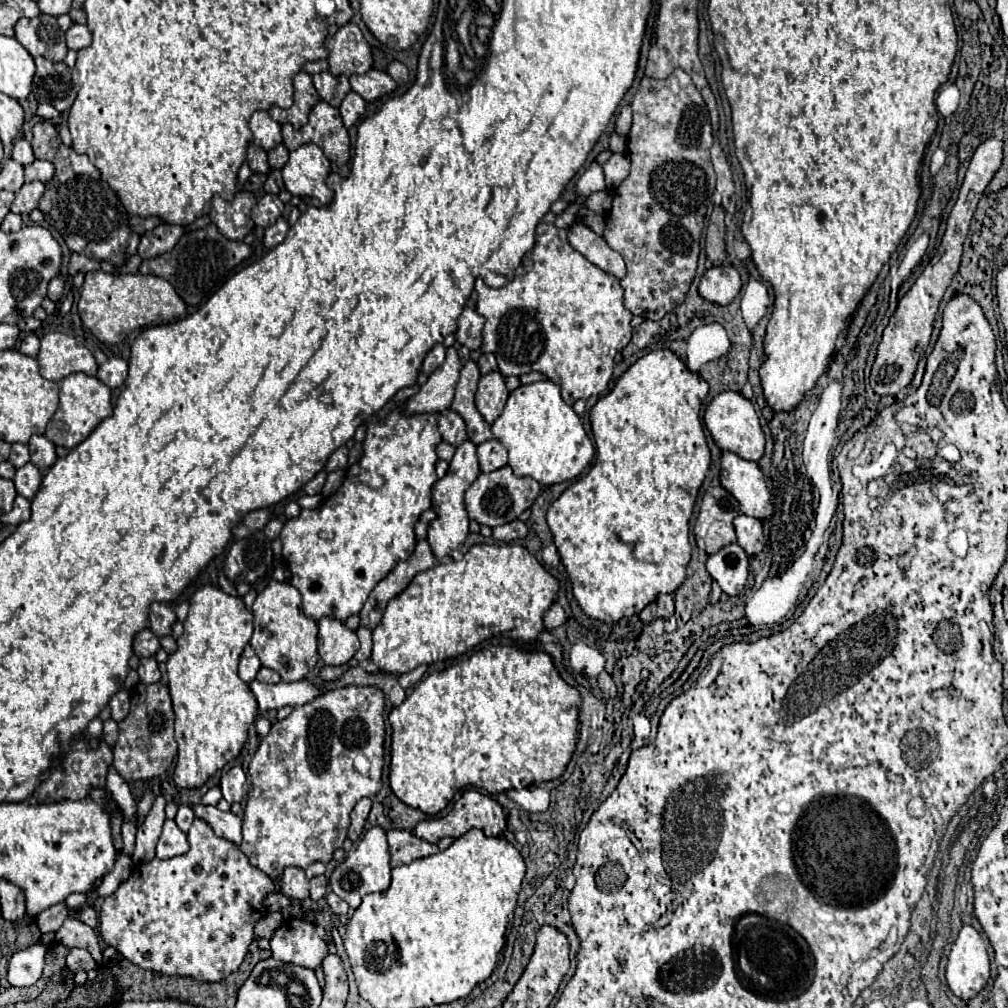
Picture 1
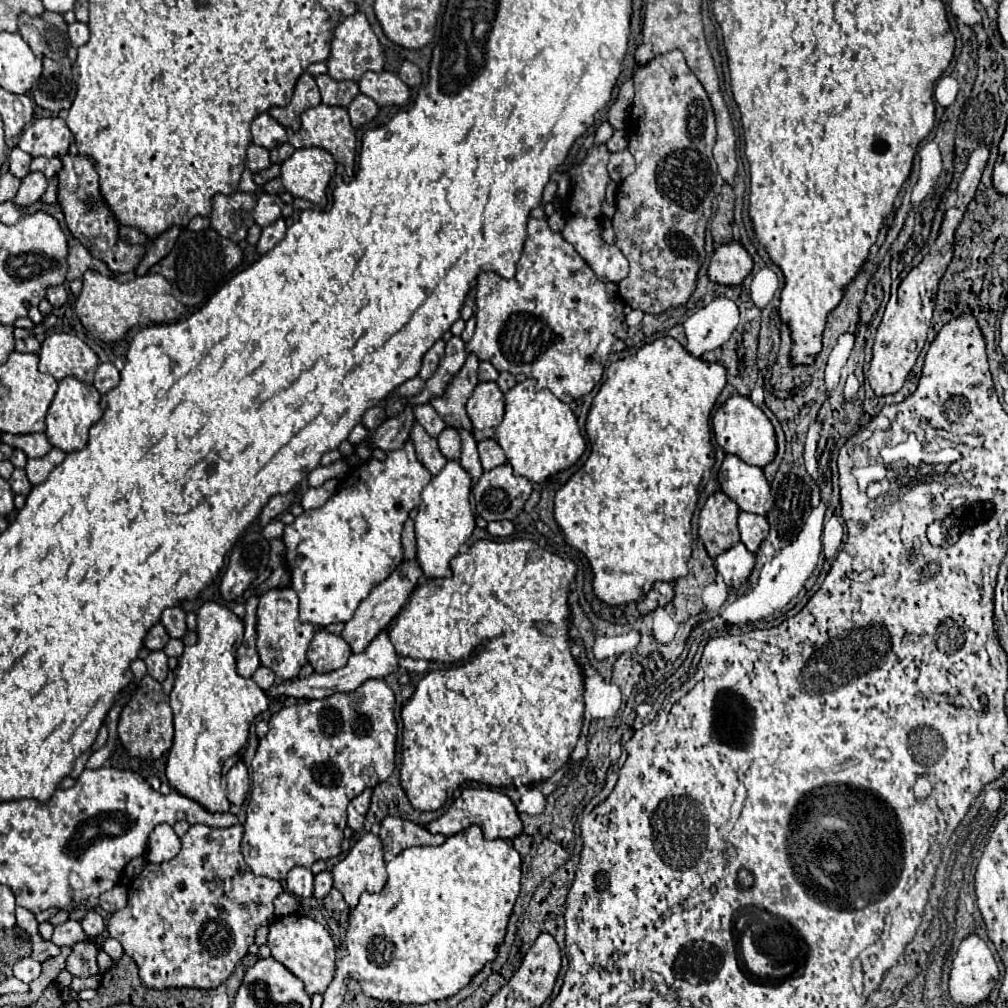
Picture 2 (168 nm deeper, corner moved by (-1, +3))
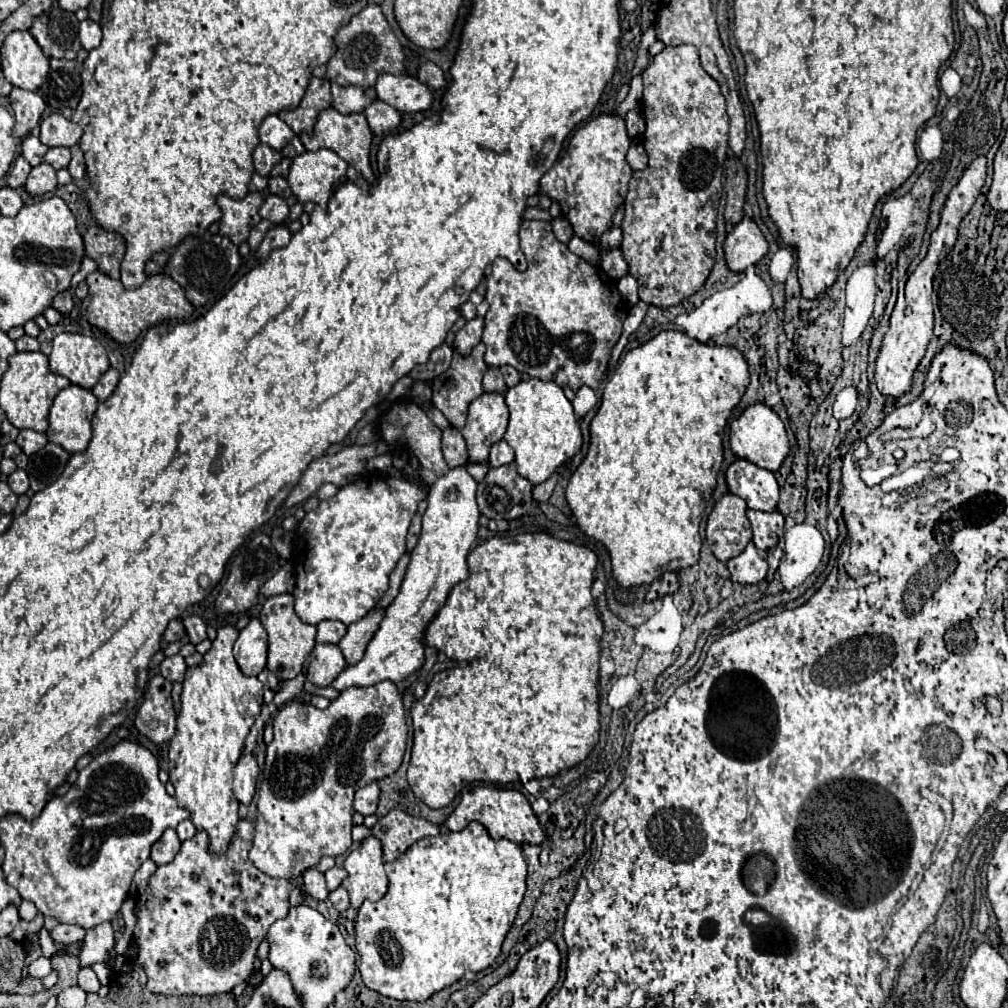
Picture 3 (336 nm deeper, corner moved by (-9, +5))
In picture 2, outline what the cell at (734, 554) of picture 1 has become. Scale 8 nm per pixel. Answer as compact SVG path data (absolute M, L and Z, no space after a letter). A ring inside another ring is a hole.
M741 542L715 558L715 568L723 576L729 588L739 588L751 576L755 566L755 554L749 552Z

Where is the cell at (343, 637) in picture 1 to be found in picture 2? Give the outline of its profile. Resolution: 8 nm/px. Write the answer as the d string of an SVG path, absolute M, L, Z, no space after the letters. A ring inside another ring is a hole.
M319 630L315 634L315 638L309 644L309 652L307 652L309 664L319 674L343 668L347 664L349 656L351 656L349 644L345 644L345 640L341 640L341 636L329 634L325 630Z

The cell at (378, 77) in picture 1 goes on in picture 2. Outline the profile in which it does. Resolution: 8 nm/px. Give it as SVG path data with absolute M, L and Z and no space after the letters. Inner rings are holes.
M365 72L359 80L359 88L379 106L405 106L411 98L409 86L393 72Z

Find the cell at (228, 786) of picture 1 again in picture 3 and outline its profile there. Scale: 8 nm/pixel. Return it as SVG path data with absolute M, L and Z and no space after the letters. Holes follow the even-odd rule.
M251 754L243 756L233 770L233 794L245 806L255 796L257 776L259 776L259 766L257 766L257 760Z

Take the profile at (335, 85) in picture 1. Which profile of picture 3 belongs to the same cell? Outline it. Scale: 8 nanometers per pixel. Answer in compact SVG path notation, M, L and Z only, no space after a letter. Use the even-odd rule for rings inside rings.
M331 84L331 94L333 94L333 108L341 114L363 112L365 106L369 106L377 98L373 90L365 90L361 86L339 86L339 84Z

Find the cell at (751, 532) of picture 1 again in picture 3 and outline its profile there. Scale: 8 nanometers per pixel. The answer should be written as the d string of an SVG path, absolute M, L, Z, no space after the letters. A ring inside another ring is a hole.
M747 510L747 518L753 528L753 544L761 552L767 552L783 536L783 516L777 510L773 512Z

